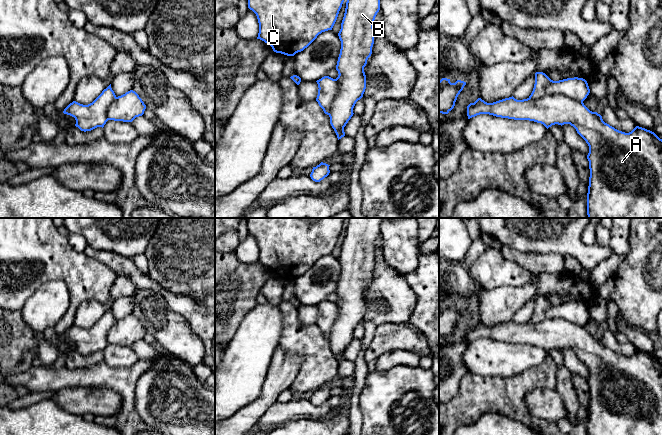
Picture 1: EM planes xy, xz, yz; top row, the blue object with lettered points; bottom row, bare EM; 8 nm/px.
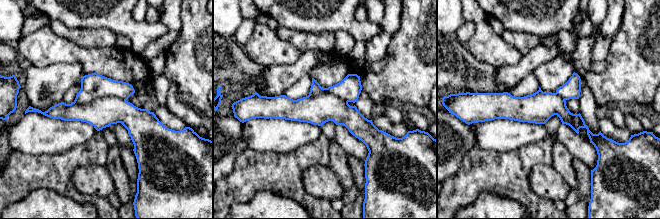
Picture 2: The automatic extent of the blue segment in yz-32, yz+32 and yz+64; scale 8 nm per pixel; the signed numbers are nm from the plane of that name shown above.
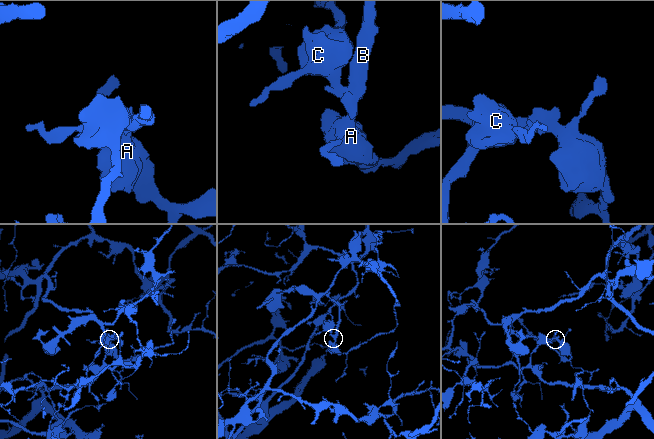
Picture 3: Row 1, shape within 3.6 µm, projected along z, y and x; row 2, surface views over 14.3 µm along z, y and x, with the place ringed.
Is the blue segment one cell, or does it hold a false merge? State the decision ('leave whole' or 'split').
split

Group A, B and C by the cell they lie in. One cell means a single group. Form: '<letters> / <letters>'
A B / C

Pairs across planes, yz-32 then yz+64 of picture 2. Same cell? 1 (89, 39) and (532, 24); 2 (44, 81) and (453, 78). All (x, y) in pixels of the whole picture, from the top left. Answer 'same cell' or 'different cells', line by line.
1: different cells
2: different cells

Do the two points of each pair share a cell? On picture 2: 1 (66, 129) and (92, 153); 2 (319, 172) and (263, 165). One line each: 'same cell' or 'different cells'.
1: different cells
2: different cells

